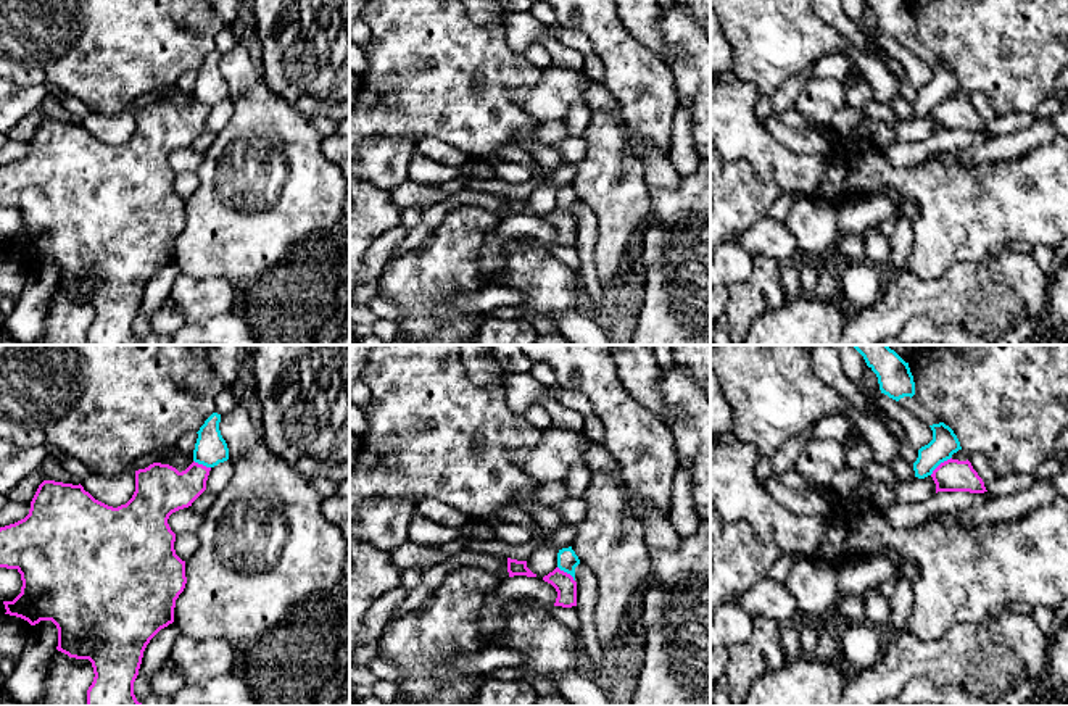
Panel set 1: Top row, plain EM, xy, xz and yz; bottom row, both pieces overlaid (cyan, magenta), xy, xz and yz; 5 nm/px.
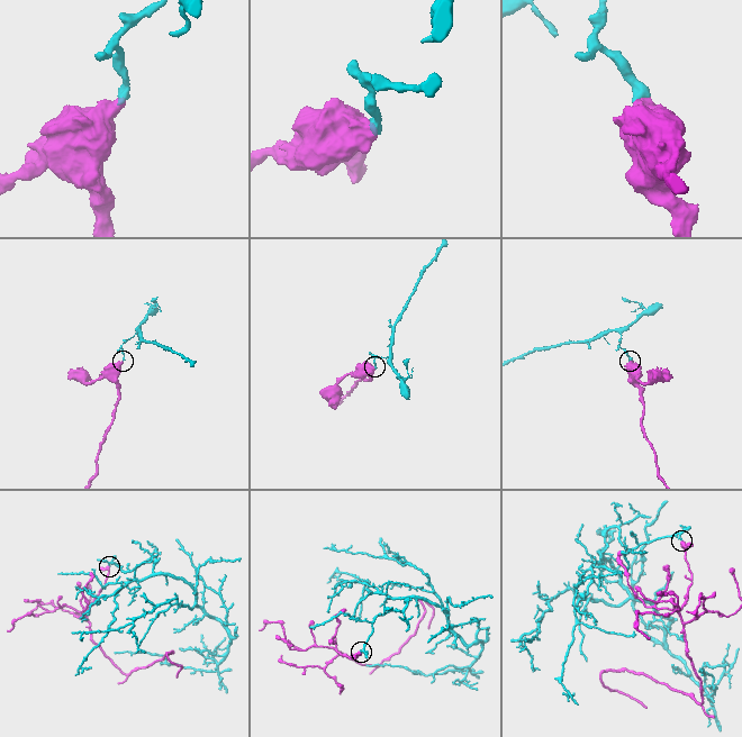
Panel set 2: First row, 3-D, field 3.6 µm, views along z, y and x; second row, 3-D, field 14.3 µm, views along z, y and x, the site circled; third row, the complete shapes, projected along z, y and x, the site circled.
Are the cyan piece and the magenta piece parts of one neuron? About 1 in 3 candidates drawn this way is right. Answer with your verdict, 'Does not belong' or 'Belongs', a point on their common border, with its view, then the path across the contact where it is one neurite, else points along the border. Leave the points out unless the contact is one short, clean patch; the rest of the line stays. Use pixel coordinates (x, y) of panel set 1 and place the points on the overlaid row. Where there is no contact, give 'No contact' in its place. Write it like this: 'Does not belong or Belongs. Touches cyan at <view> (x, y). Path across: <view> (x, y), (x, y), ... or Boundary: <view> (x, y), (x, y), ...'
Does not belong. Touches cyan at yz (939, 463). Boundary: yz (951, 456), (930, 474)

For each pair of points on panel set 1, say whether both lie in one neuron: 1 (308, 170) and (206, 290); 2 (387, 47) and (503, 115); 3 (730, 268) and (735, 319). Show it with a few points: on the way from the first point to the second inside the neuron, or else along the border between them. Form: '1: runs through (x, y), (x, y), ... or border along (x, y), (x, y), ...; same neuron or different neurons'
1: border along (182, 273), (198, 278), (226, 278), (232, 284); different neurons
2: runs through (416, 71), (443, 74), (476, 105); same neuron
3: border along (754, 257), (754, 271), (728, 289); different neurons

